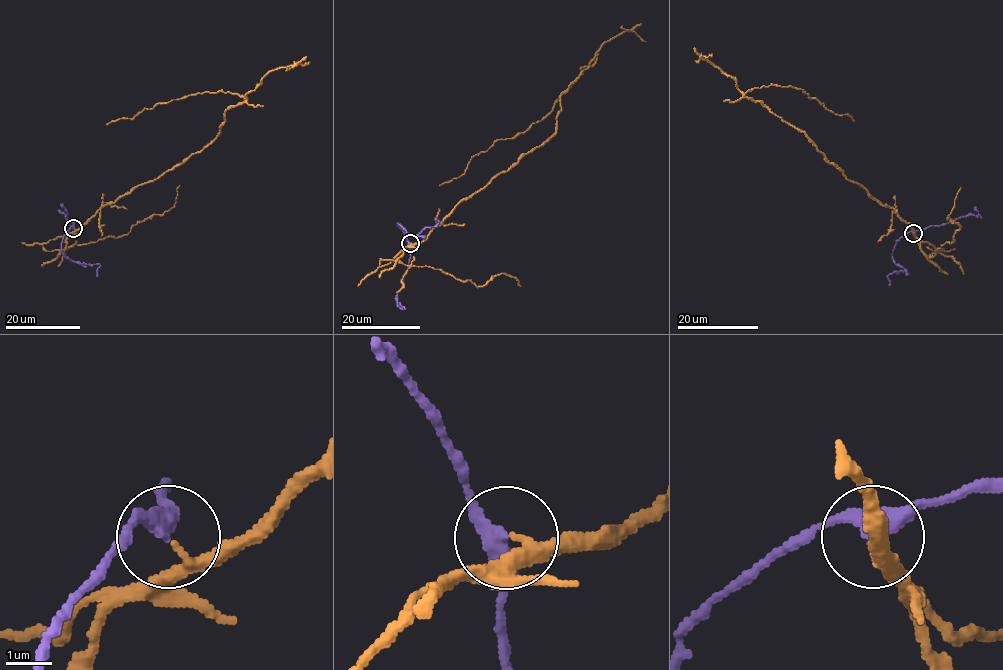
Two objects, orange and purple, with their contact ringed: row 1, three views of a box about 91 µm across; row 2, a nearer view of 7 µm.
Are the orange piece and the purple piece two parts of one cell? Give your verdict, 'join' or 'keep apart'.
keep apart

